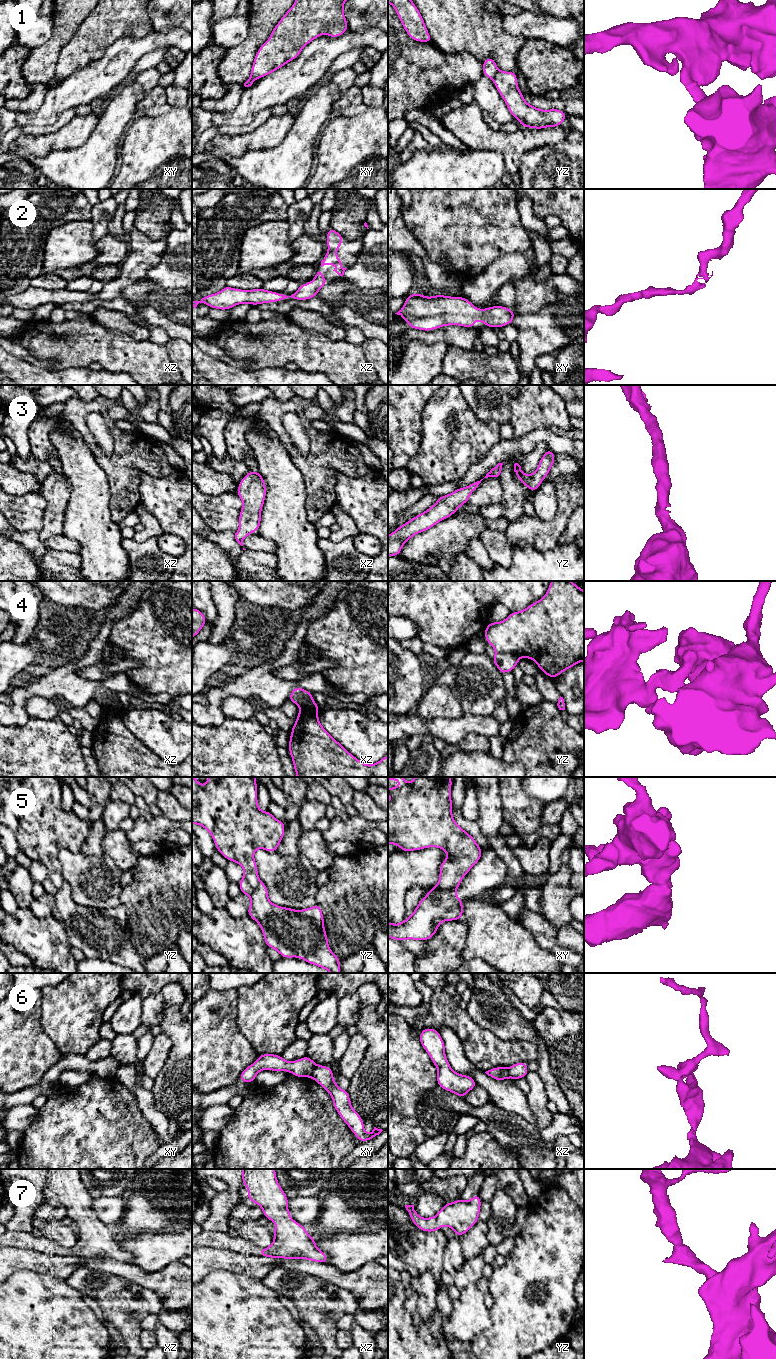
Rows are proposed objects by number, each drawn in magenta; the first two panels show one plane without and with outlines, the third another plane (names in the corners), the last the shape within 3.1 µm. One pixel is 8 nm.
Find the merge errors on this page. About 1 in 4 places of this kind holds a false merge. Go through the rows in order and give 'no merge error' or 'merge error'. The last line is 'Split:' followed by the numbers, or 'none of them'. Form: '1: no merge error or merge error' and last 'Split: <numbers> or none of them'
1: merge error
2: no merge error
3: no merge error
4: merge error
5: merge error
6: merge error
7: no merge error
Split: 1, 4, 5, 6

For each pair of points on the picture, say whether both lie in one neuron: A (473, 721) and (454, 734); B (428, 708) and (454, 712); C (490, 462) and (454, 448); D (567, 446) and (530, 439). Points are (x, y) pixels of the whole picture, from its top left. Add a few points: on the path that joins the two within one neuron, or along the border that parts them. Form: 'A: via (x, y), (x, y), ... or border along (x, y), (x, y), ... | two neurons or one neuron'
A: via (468, 724), (459, 729) | one neuron
B: via (434, 708), (448, 710) | one neuron
C: border along (498, 442), (466, 472) | two neurons
D: via (558, 444), (550, 438), (539, 438) | one neuron

